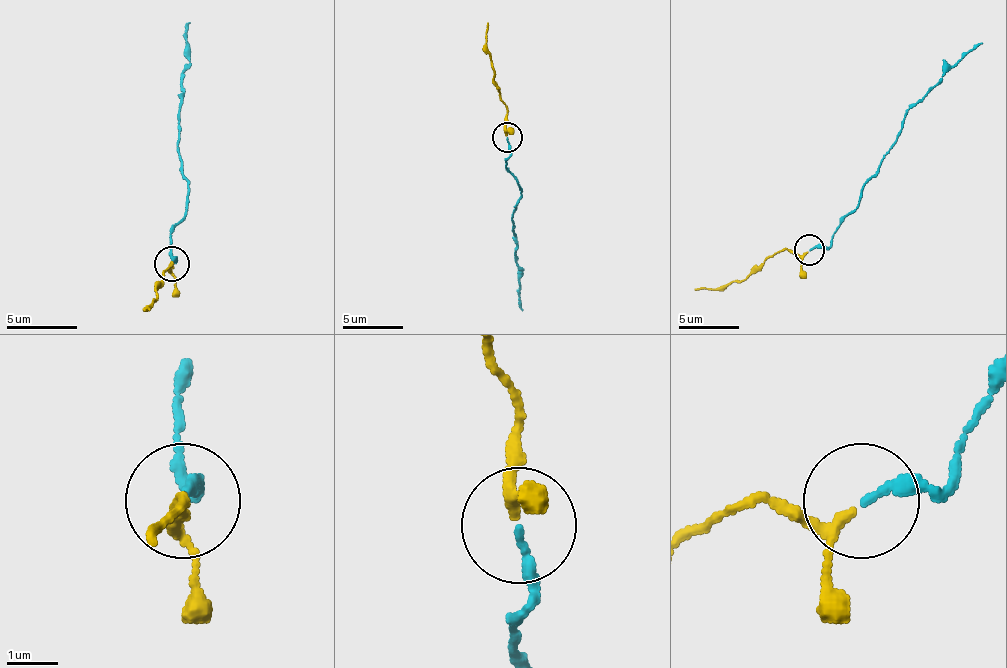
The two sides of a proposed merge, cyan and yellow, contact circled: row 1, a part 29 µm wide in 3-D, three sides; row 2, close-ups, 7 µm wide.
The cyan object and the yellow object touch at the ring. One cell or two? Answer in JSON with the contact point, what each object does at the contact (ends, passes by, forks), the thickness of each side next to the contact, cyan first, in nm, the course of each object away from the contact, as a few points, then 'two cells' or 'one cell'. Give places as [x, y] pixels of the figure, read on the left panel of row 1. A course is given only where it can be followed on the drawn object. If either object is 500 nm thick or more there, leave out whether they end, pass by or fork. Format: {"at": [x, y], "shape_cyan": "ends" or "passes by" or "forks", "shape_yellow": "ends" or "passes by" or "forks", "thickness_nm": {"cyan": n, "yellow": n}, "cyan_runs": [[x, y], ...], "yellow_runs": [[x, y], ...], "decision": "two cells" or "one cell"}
{"at": [172, 263], "shape_cyan": "ends", "shape_yellow": "passes by", "thickness_nm": {"cyan": 170, "yellow": 180}, "cyan_runs": [[173, 262], [173, 227], [187, 210], [180, 132], [180, 73], [187, 59], [190, 23]], "yellow_runs": [[173, 266], [169, 269], [148, 311]], "decision": "one cell"}

